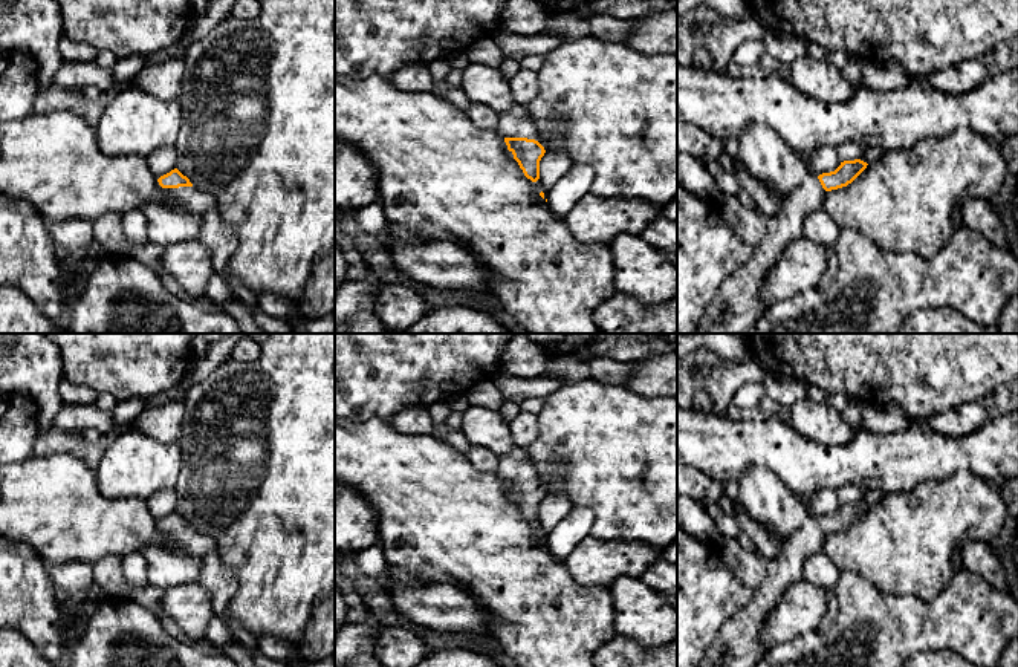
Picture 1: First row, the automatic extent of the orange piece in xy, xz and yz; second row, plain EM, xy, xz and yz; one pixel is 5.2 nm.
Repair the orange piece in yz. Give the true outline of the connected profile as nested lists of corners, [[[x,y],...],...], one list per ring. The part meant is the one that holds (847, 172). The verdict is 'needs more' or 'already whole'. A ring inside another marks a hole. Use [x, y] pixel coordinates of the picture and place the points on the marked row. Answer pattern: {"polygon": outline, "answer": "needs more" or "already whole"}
{"polygon": [[[854,159],[841,162],[830,173],[809,173],[784,199],[780,214],[767,220],[766,234],[754,248],[751,260],[721,285],[695,334],[746,334],[767,309],[761,292],[766,275],[783,249],[804,237],[806,219],[822,207],[825,193],[847,187],[867,165]]], "answer": "needs more"}

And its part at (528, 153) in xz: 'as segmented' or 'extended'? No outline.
extended

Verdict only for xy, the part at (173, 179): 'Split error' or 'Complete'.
Split error

